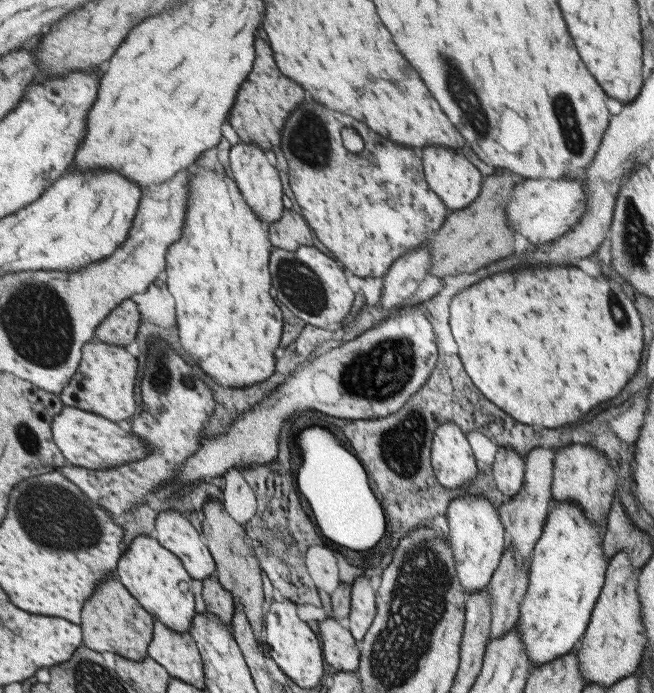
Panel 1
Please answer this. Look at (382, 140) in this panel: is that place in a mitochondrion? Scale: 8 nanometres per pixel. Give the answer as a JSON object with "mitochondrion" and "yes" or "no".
{"mitochondrion":"no"}

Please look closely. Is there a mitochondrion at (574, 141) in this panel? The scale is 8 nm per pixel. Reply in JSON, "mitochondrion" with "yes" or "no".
{"mitochondrion":"yes"}

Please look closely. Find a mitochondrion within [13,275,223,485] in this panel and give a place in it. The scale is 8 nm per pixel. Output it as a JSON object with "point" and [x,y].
{"point":[161,378]}

